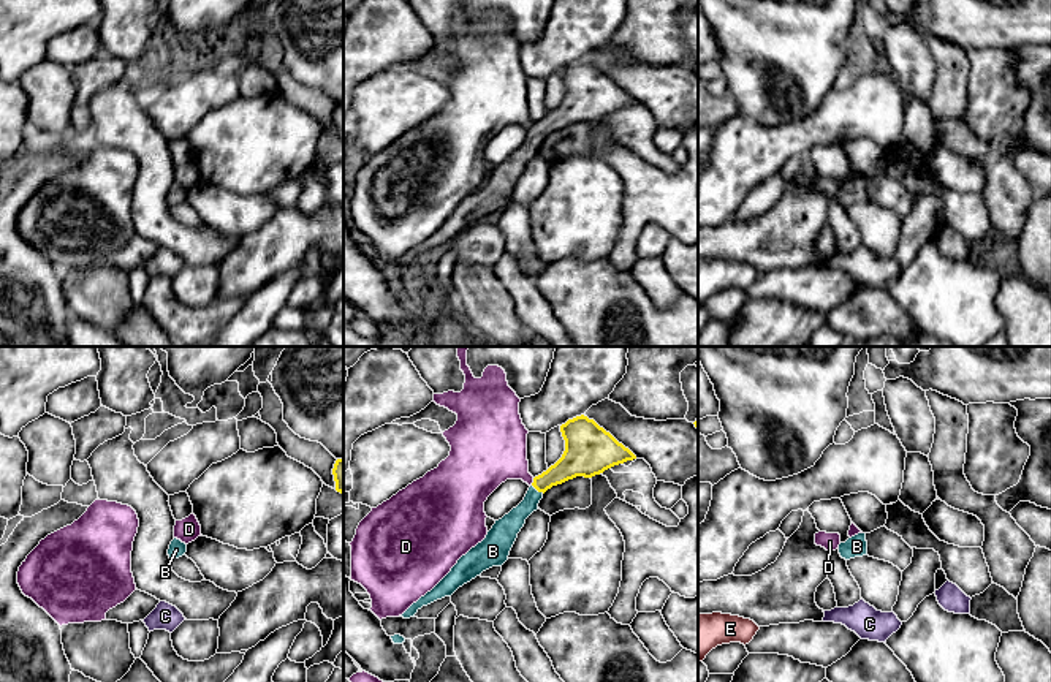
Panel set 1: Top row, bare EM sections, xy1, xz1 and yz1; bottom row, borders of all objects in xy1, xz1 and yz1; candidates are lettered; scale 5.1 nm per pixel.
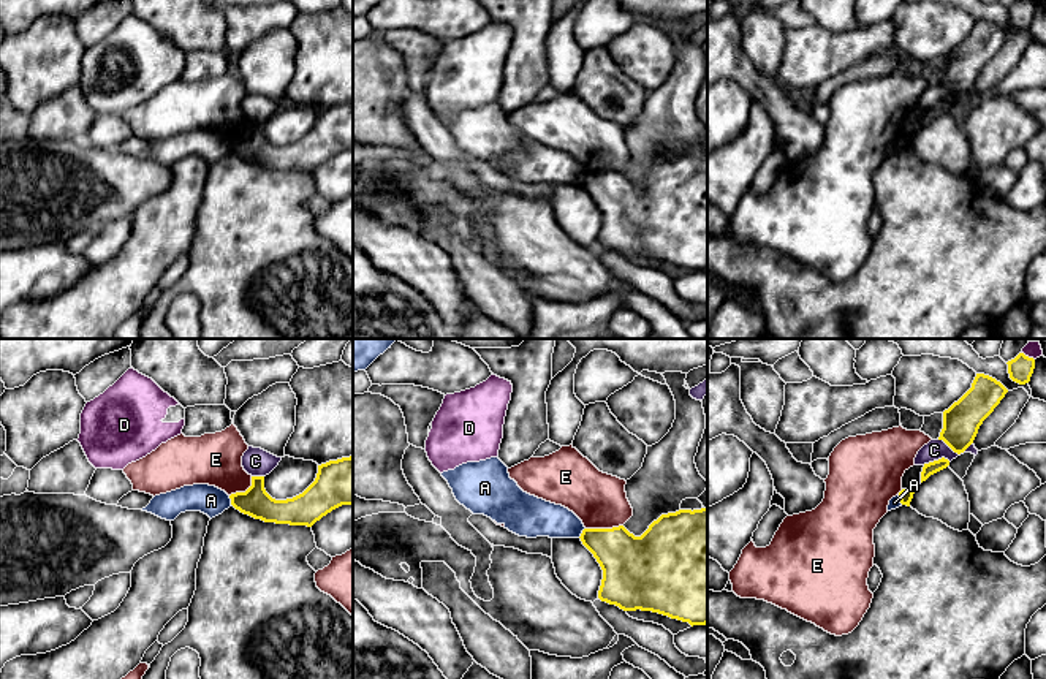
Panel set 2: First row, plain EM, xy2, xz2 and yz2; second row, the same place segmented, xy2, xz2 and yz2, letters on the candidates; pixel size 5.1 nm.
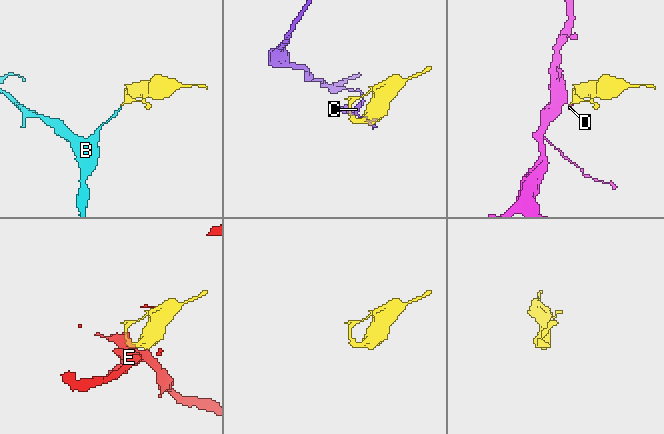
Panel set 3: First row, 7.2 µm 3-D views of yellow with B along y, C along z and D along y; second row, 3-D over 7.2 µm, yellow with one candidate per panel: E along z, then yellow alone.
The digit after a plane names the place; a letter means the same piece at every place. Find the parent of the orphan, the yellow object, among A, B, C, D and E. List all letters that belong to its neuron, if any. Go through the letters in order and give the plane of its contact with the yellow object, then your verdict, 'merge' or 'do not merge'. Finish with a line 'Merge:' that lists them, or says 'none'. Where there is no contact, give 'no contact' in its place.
A: meets yellow in xy2; do not merge
B: meets yellow in xz1; merge
C: meets yellow in yz2; do not merge
D: meets yellow in xz1; do not merge
E: meets yellow in xz2; do not merge
Merge: B

